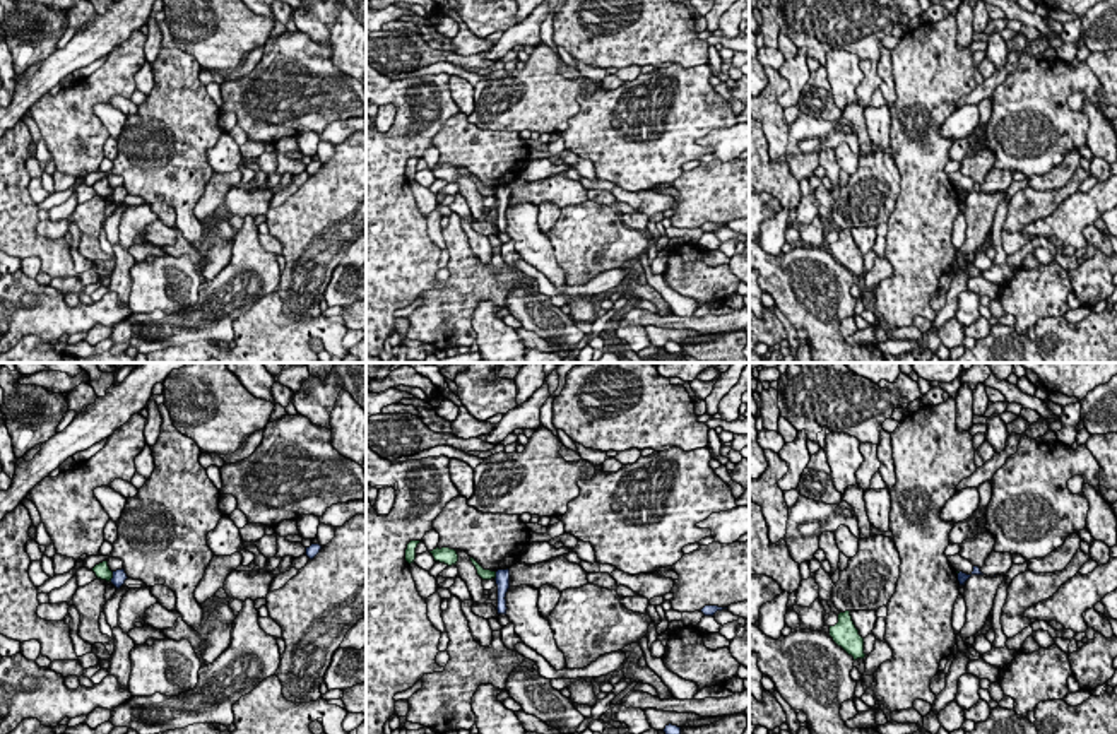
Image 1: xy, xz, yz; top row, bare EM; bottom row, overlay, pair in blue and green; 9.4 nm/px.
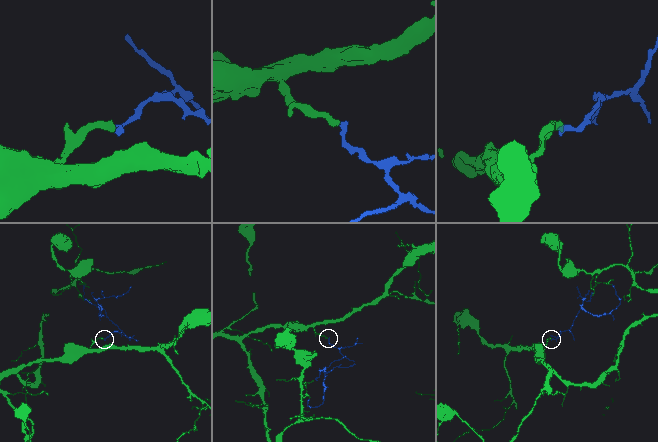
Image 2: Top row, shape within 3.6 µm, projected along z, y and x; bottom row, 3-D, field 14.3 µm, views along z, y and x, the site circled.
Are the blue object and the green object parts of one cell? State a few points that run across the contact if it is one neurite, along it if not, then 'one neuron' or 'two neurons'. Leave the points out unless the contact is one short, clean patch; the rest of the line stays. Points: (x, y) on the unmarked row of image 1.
line xy (113, 189), (110, 197); two neurons

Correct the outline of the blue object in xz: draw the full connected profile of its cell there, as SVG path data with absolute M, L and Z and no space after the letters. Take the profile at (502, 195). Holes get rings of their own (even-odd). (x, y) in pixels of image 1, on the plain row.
M498 186L496 188L496 202L498 202L498 231L506 231L506 209L510 205L510 186Z

